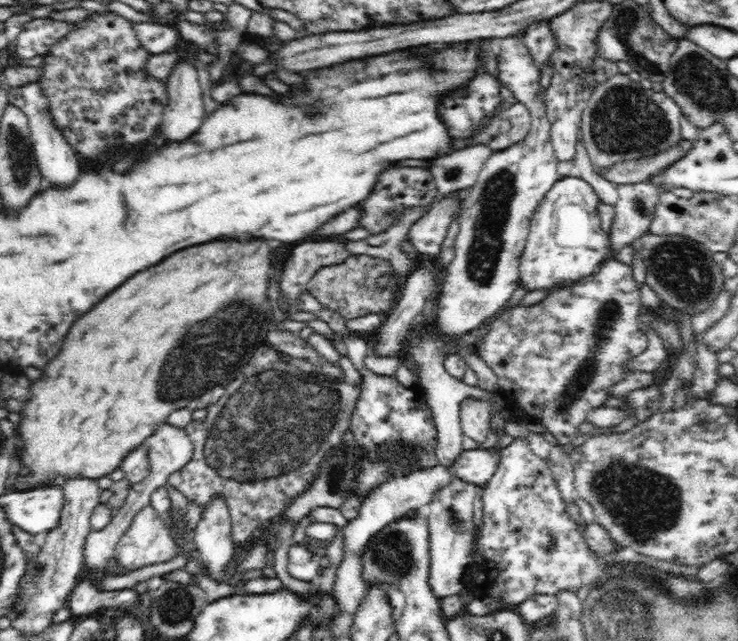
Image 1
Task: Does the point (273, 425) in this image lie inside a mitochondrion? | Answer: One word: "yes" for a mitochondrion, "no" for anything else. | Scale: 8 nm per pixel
yes

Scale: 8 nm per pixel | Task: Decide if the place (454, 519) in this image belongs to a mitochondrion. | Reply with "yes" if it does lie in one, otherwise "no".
yes

